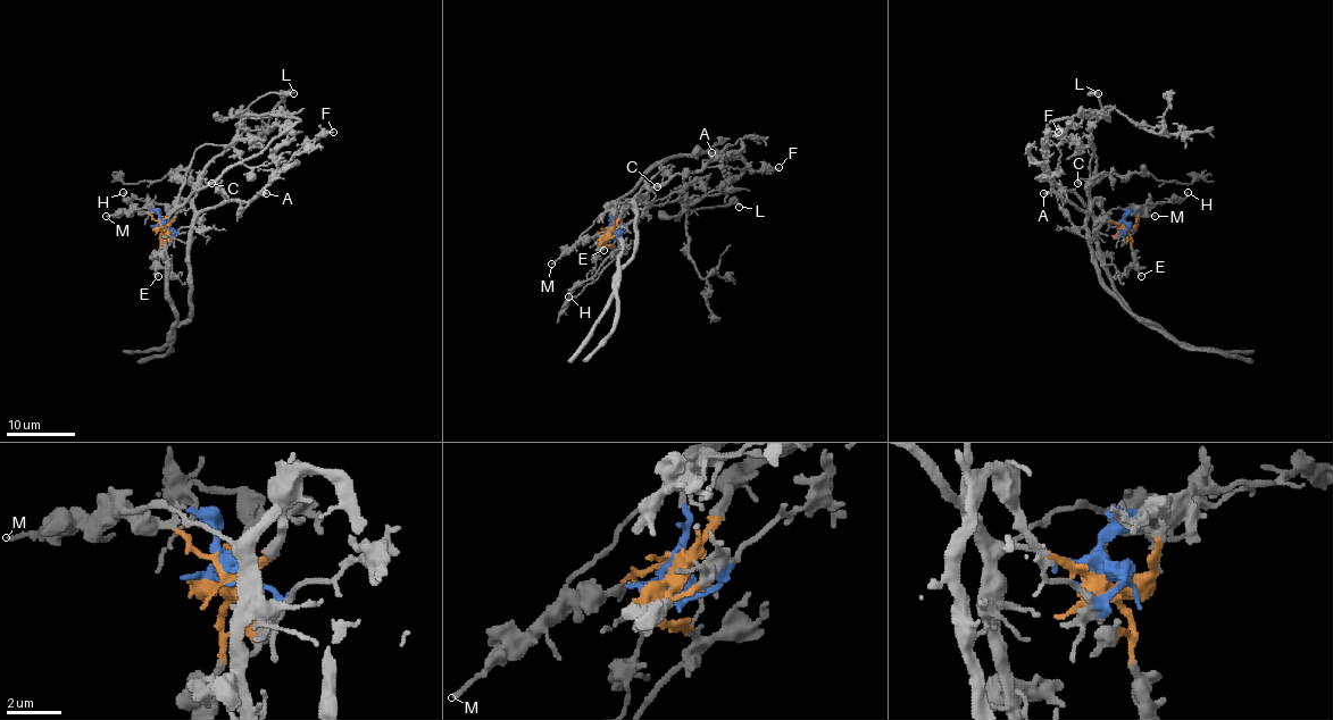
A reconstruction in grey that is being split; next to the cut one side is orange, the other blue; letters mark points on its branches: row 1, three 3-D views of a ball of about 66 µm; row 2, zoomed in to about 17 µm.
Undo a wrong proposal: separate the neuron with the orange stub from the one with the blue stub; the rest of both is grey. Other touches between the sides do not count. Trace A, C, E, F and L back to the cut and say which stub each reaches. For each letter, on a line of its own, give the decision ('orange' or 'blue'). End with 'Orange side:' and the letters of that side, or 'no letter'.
A: orange
C: orange
E: orange
F: orange
L: orange
Orange side: A, C, E, F, L

